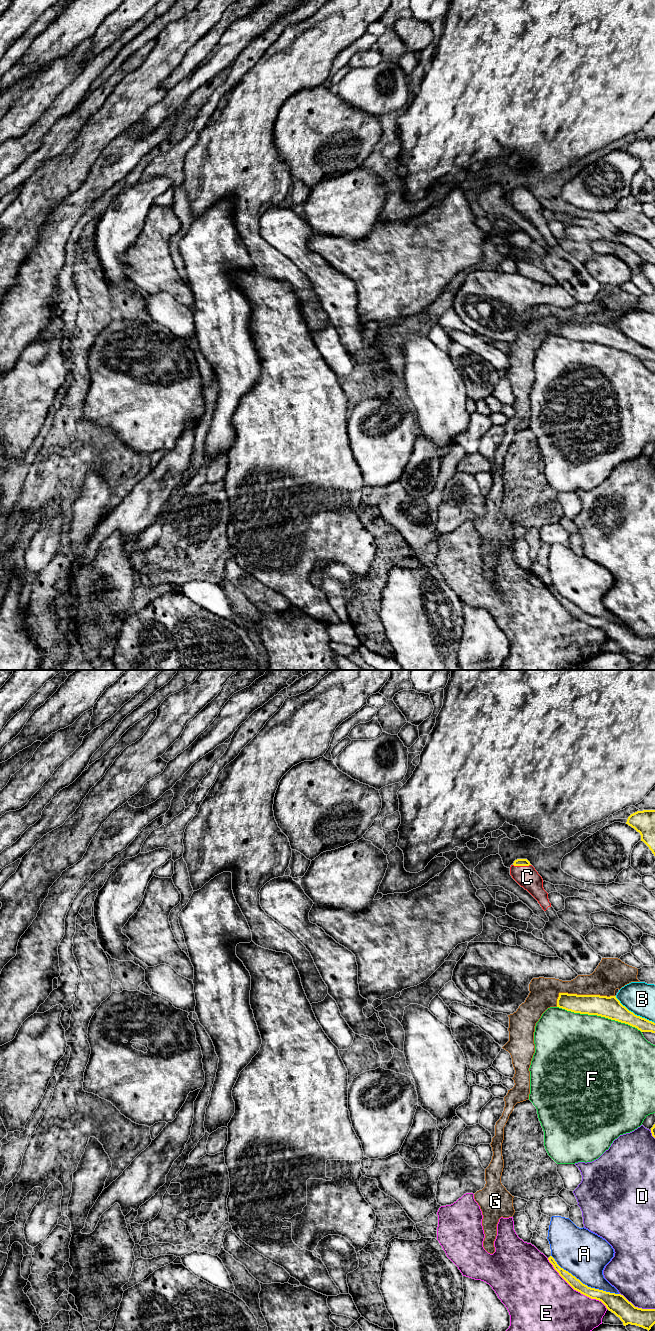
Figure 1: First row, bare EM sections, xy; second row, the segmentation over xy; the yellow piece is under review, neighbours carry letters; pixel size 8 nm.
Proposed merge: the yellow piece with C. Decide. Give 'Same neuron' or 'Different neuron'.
Same neuron

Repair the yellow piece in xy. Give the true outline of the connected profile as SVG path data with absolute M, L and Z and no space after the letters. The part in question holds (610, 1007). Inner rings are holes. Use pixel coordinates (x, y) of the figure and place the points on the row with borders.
M559 993L557 1007L574 1013L597 1015L655 1033L655 1023L635 1015L623 1006L616 996L577 995Z

